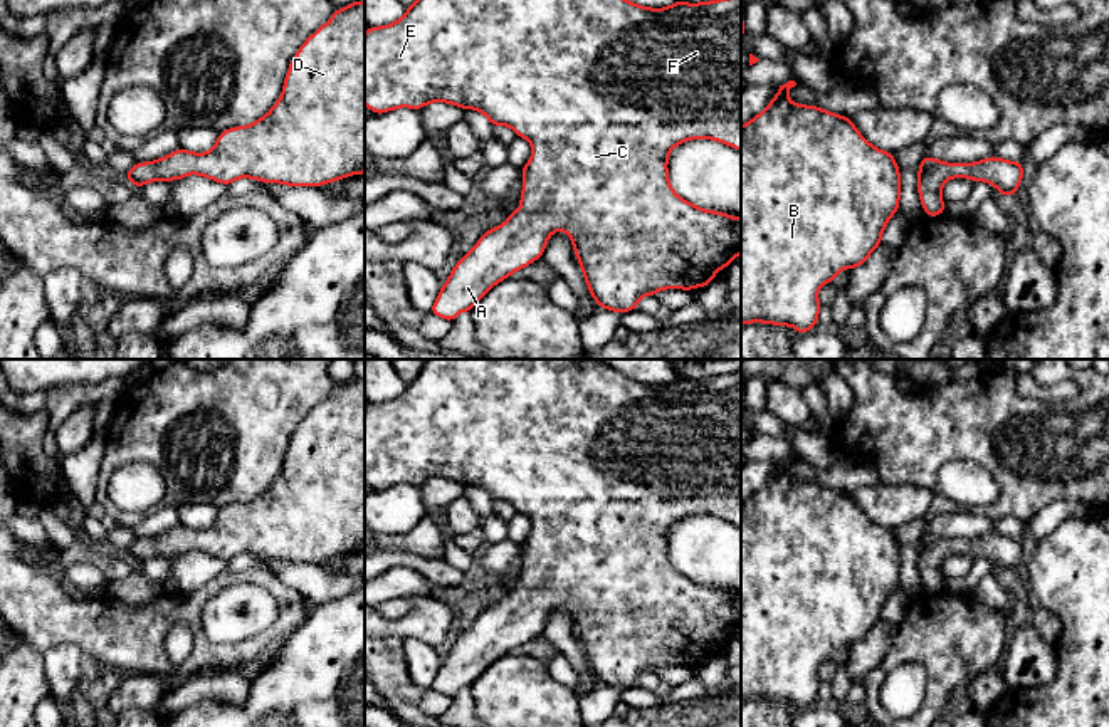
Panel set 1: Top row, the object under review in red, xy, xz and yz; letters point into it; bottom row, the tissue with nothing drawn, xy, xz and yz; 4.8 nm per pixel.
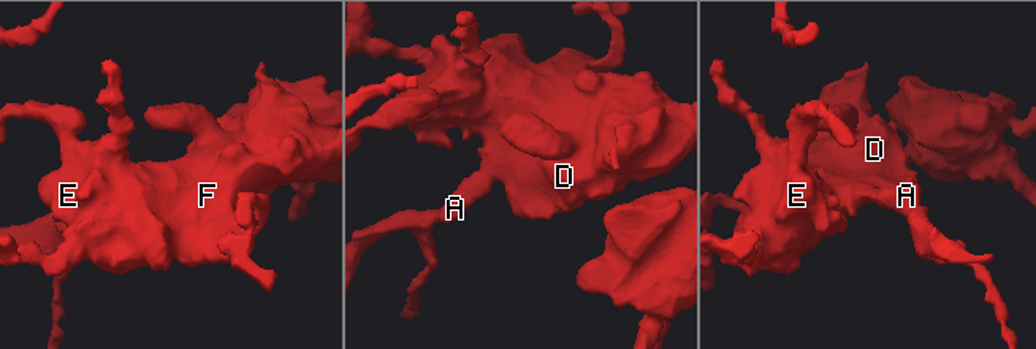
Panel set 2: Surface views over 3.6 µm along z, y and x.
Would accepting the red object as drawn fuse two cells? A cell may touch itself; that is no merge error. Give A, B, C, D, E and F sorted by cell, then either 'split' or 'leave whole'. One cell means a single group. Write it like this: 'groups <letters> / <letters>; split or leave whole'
groups A B C D E F; leave whole

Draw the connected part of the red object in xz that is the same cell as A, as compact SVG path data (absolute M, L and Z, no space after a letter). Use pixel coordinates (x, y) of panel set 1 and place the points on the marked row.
M417 0L405 15L381 27L368 27L365 35L365 104L373 114L398 107L422 109L430 102L449 102L462 109L481 111L491 126L507 126L533 146L524 165L519 210L477 240L452 269L430 309L430 314L454 321L459 312L469 312L496 284L512 272L543 257L548 238L563 230L570 235L575 255L597 306L615 312L635 311L644 296L664 289L692 290L714 280L719 269L741 254L741 218L723 212L704 210L681 198L669 183L667 161L672 148L689 139L714 139L741 151L741 0L711 0L686 3L677 0L665 8L650 8L630 0Z

